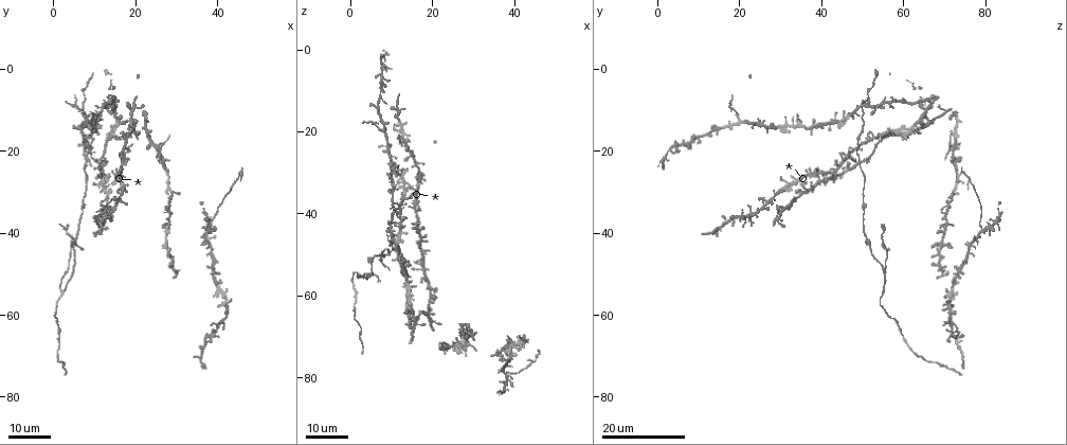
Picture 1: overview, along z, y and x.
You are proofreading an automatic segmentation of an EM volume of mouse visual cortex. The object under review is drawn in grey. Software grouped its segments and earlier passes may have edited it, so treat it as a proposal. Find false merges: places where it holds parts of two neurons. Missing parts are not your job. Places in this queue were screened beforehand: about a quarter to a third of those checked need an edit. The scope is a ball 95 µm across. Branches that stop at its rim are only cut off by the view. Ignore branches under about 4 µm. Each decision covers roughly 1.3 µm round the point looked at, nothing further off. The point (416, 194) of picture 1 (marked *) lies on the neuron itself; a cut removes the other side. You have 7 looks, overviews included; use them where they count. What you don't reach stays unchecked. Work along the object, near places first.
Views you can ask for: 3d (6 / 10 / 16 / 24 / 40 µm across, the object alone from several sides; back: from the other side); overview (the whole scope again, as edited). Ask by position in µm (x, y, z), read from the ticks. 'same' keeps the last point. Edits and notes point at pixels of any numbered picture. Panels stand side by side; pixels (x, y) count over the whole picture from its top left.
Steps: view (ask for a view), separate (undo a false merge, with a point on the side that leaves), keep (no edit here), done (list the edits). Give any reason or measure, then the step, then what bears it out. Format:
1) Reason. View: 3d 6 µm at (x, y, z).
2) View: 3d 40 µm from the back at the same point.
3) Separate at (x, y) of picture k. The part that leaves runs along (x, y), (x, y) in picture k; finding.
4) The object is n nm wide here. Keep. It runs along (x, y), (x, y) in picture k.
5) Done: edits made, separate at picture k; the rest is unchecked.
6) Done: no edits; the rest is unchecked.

Two arms in line, one across. View: 3d 24 µm at (2.0, 54.5, 55.0).

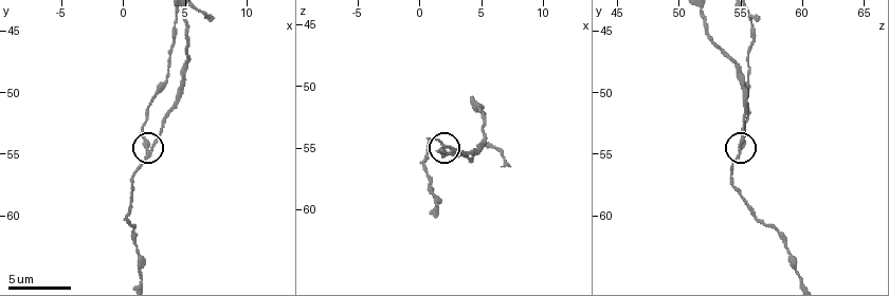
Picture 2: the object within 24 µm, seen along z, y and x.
View: 3d 6 µm at (2.0, 54.4, 55.0).

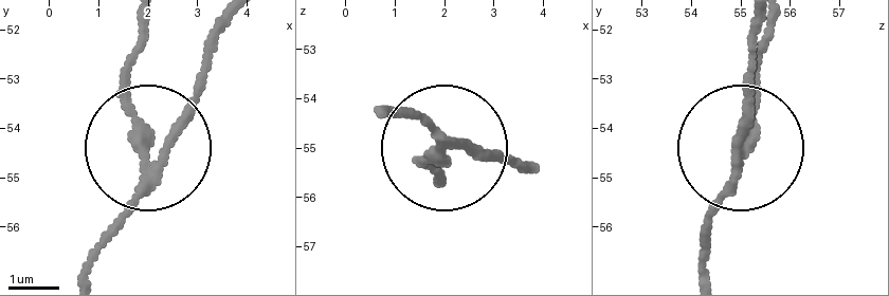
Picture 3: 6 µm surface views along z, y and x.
The object is 200 nm wide here. Separate at (128, 100) of picture 3. The part that leaves runs along (144, 168), (131, 110), (144, 21) in picture 3; a second neuron is stuck on.

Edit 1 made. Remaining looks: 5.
Looks like a crossing. View: 3d 16 µm at (8.0, 12.5, 19.5).

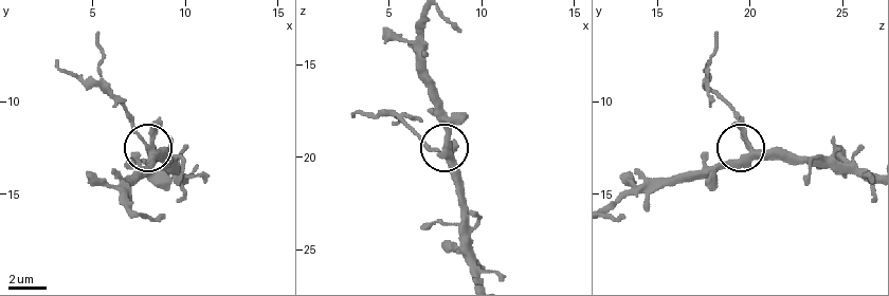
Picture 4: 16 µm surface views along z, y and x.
View: 3d 10 µm at (7.9, 12.7, 20.0).

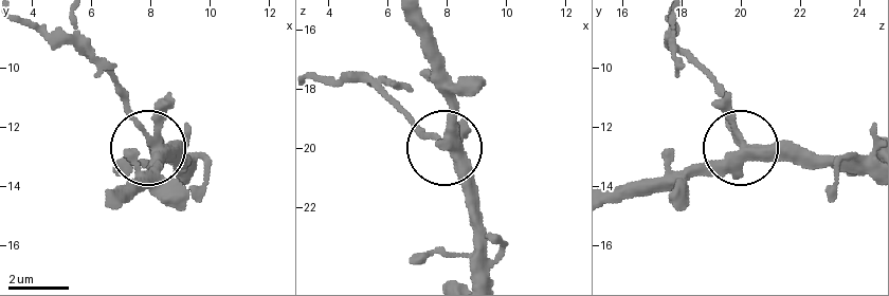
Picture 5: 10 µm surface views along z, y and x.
The object is 340 nm wide here. Separate at (128, 107) of picture 5. The part that leaves runs along (150, 136), (114, 78), (69, 43), (23, 23) in picture 5; two neurons meet here.

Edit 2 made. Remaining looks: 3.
View: 3d 24 µm at (11.0, 22.5, 49.0).

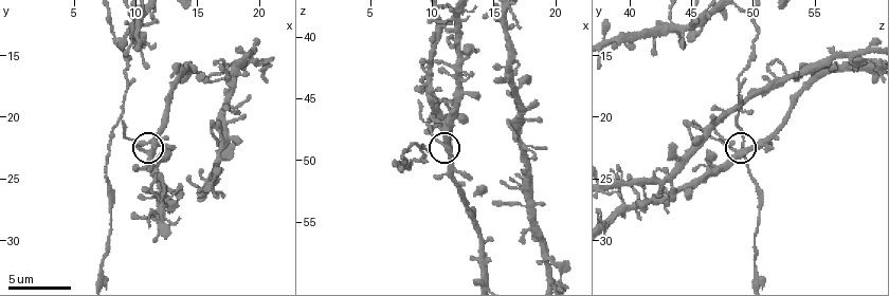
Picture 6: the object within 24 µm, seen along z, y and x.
Zoom in. View: 3d 6 µm at (11.2, 22.8, 48.8).

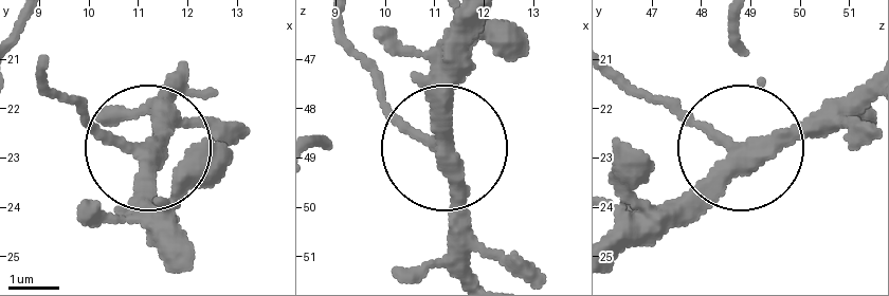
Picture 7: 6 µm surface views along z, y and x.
View: 3d 6 µm from the back at (11.05, 22.85, 48.80).

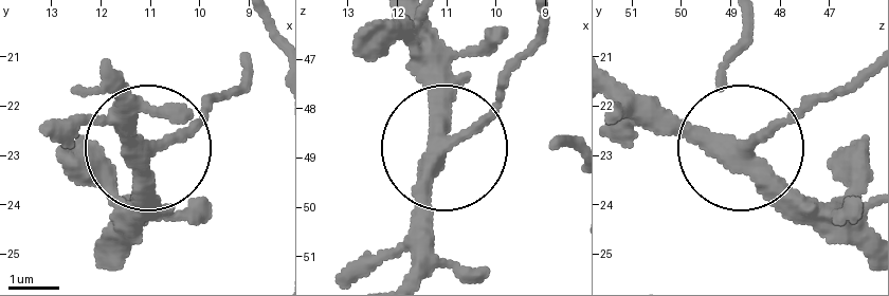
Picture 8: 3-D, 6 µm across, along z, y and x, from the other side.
The side arm is 77 µm long; 3 arms meet here. Keep. All the same neuron.

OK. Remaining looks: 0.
Done: edits made, separate at picture 3, separate at picture 5; the rest is unchecked.

